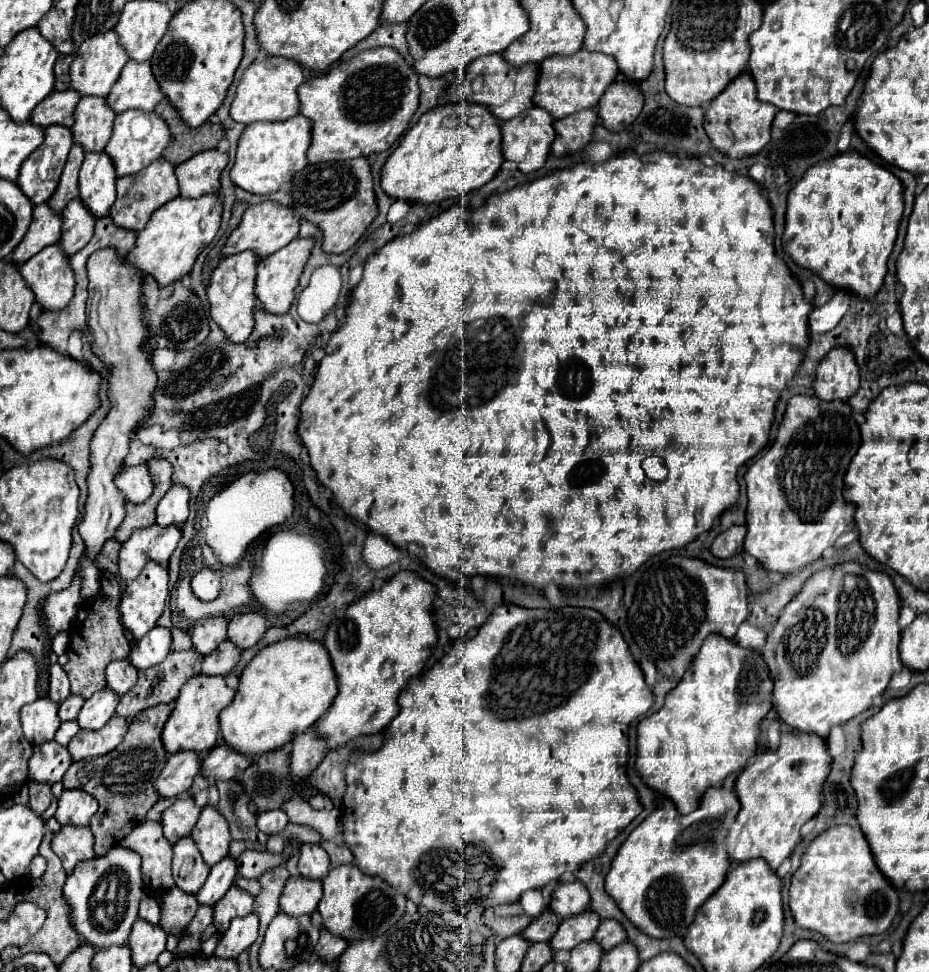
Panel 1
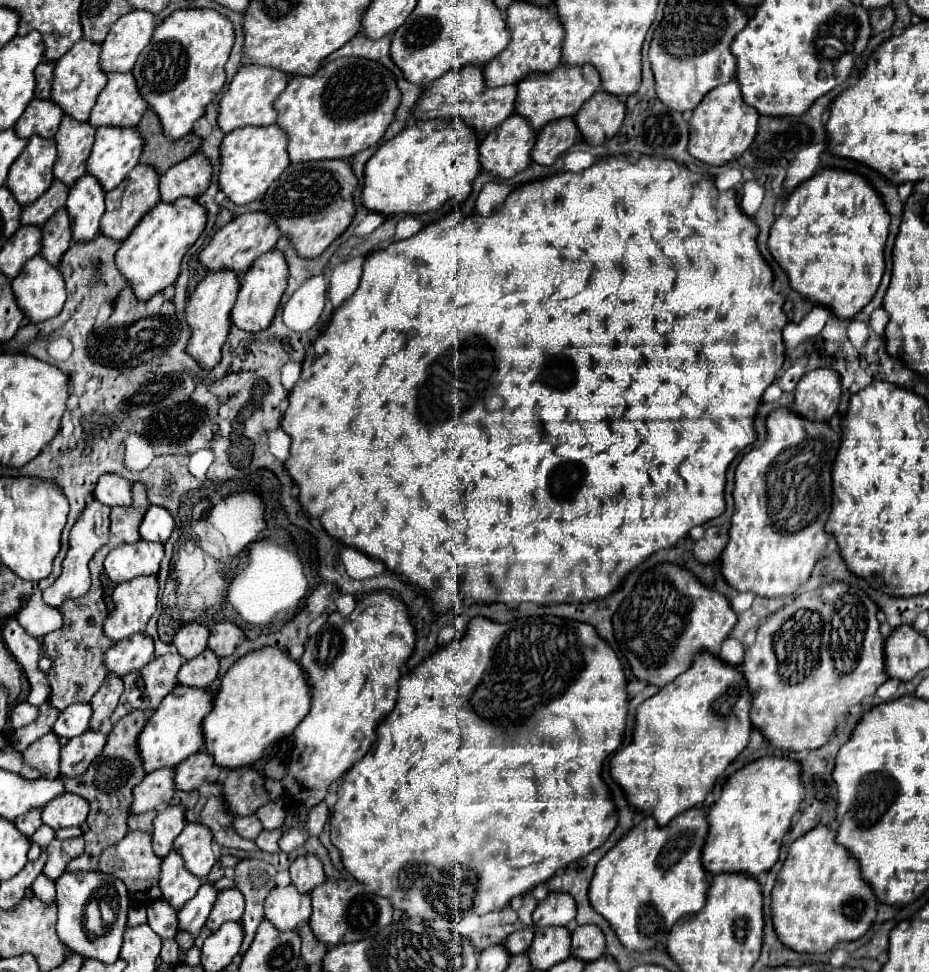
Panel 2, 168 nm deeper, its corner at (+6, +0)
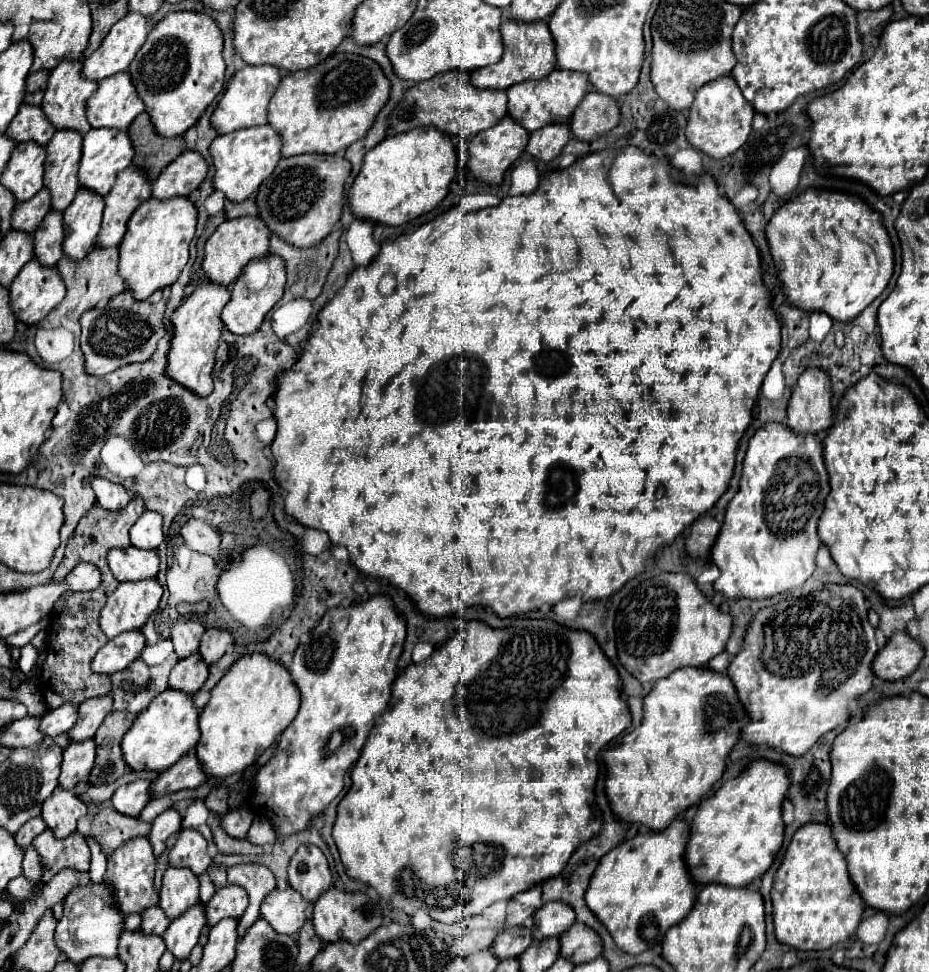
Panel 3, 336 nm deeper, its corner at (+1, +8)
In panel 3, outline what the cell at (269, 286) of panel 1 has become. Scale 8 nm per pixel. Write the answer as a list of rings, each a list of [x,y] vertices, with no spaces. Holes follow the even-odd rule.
[[[268,255],[266,262],[264,260],[252,260],[245,267],[244,272],[246,277],[240,275],[236,279],[236,283],[232,285],[232,299],[222,311],[224,325],[228,327],[228,331],[232,331],[236,335],[250,335],[250,333],[260,329],[260,325],[262,325],[264,317],[268,315],[268,311],[282,297],[284,283],[286,283],[286,269],[282,267],[282,261],[278,259],[278,255]],[[266,263],[268,263],[268,266]],[[268,267],[270,267],[270,271]]]

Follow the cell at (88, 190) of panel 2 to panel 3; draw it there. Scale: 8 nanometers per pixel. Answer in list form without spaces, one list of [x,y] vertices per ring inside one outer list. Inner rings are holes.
[[[80,187],[76,191],[74,201],[64,211],[66,237],[64,237],[64,253],[72,259],[82,259],[96,243],[96,235],[100,231],[104,211],[104,197]]]

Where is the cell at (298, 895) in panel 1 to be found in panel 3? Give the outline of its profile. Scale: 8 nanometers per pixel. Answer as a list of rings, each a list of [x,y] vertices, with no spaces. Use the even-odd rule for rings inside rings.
[[[290,885],[276,887],[270,891],[270,895],[262,903],[262,917],[274,927],[278,933],[296,933],[306,921],[306,909],[310,903],[298,895],[298,891],[292,891]]]

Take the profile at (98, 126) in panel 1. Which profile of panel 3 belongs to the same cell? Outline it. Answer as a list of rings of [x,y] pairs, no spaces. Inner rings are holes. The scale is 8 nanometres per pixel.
[[[56,131],[56,135],[46,145],[46,173],[44,185],[52,193],[52,207],[64,211],[74,199],[78,183],[78,163],[82,153],[82,139],[76,131]]]

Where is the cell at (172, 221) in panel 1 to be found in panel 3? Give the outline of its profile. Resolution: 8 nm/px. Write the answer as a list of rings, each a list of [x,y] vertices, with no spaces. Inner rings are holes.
[[[188,197],[144,201],[128,221],[128,231],[120,243],[120,265],[118,273],[126,281],[128,289],[134,291],[138,301],[146,299],[156,289],[172,285],[188,263],[188,245],[196,233],[198,211]]]

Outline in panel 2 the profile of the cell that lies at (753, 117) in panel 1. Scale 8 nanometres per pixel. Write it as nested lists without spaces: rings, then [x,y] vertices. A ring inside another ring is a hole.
[[[735,79],[727,85],[719,85],[703,97],[703,101],[695,107],[689,119],[689,153],[703,163],[725,165],[741,157],[741,153],[753,143],[757,133],[757,121],[757,111],[745,105]]]

